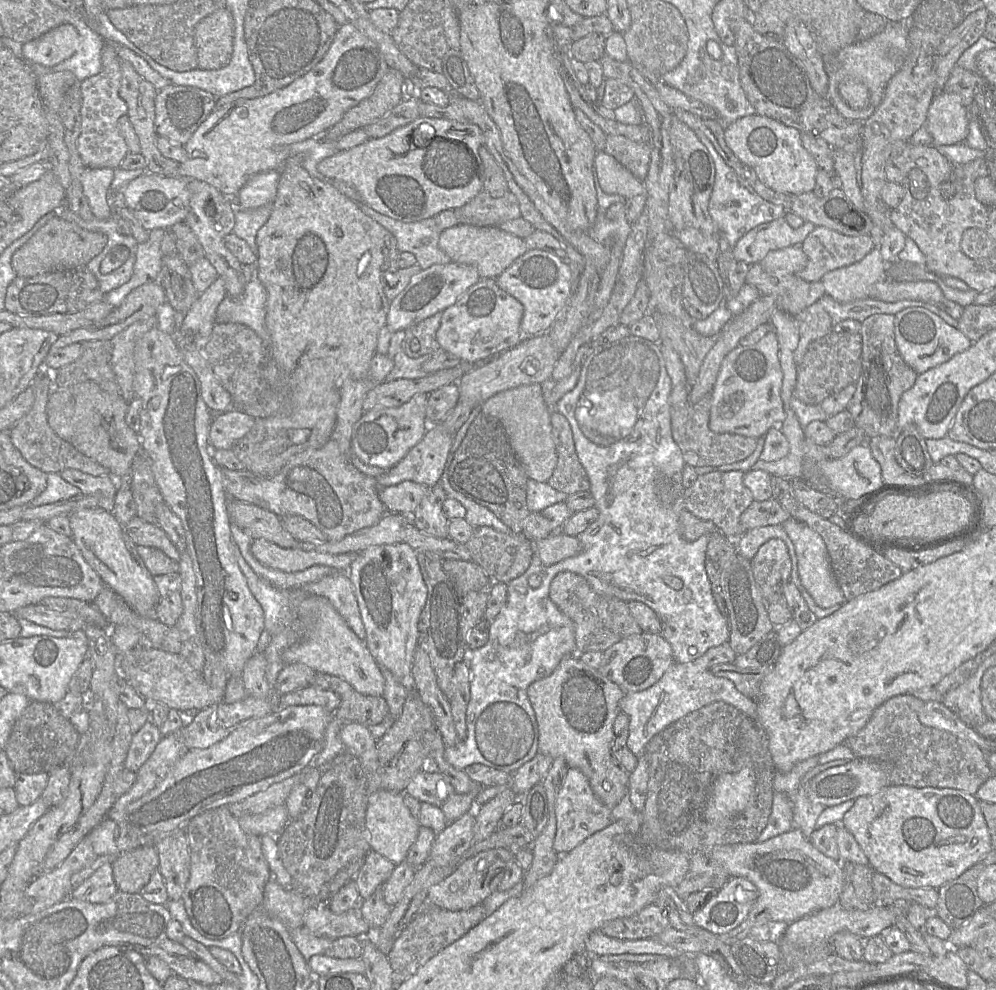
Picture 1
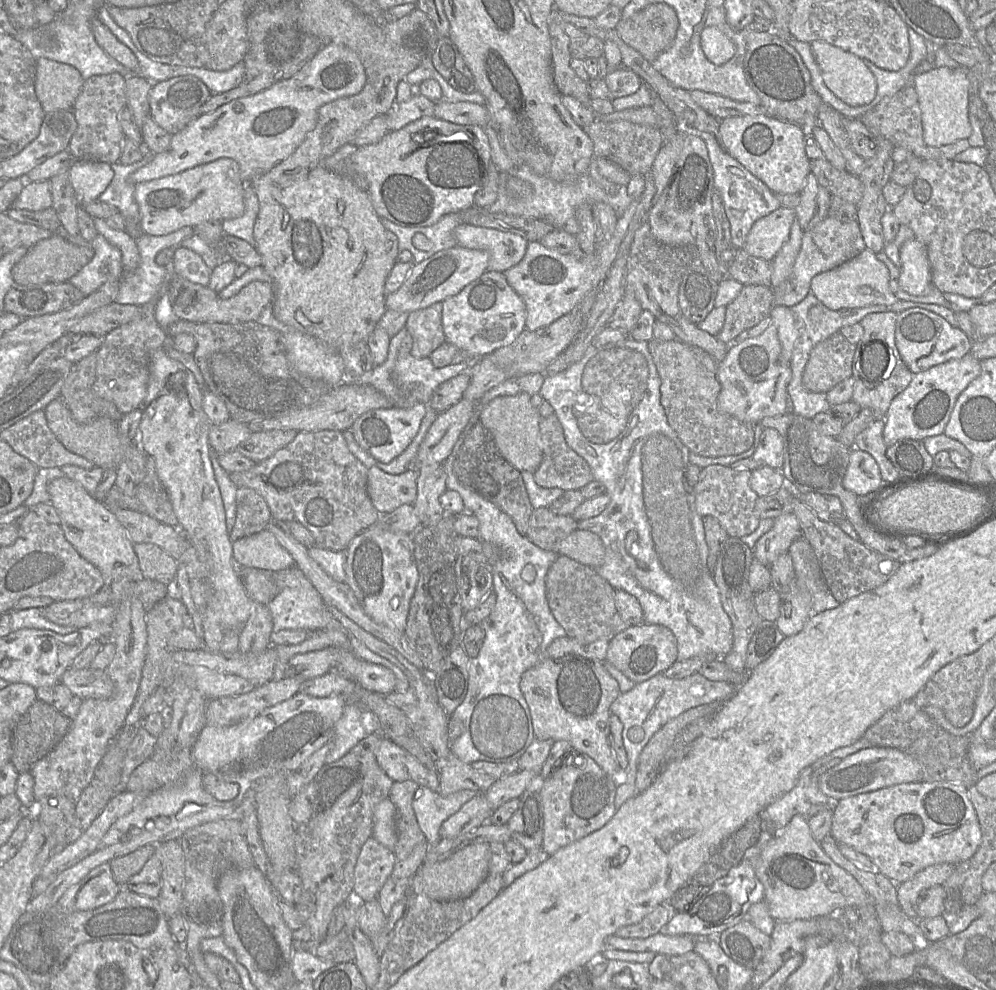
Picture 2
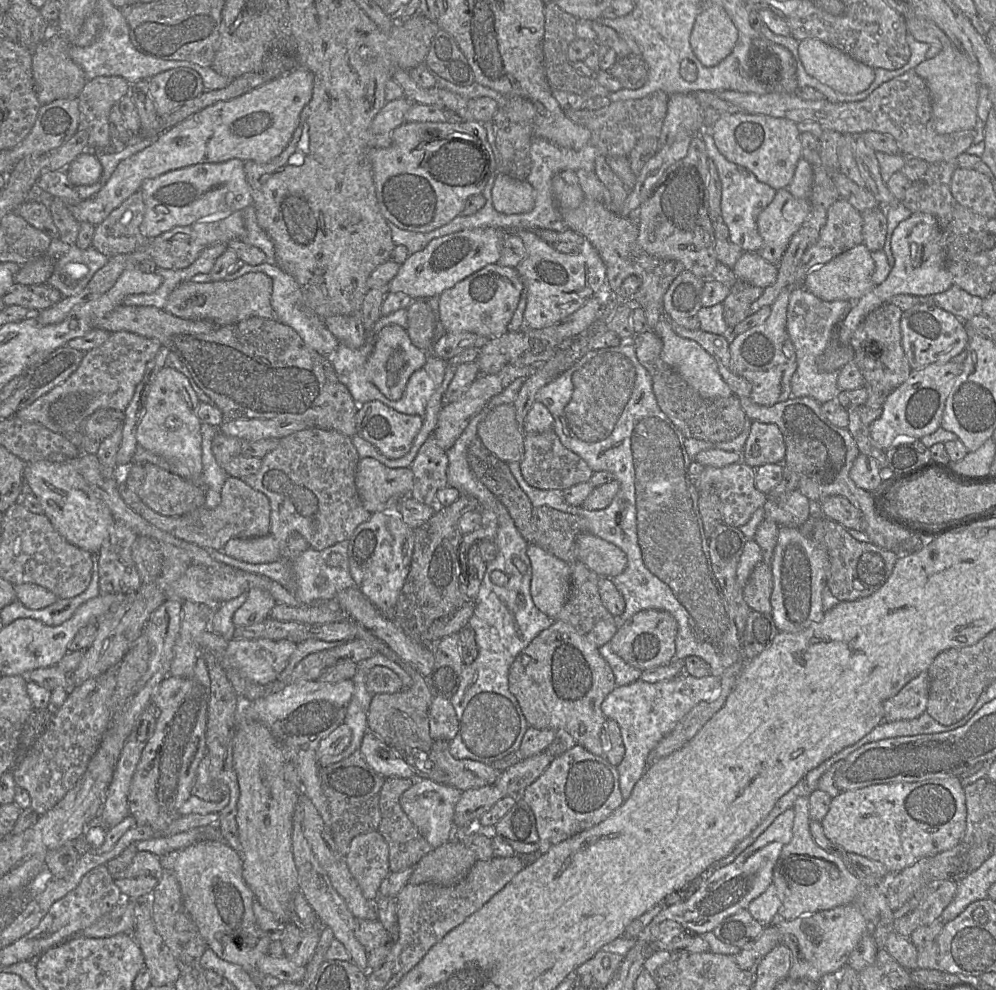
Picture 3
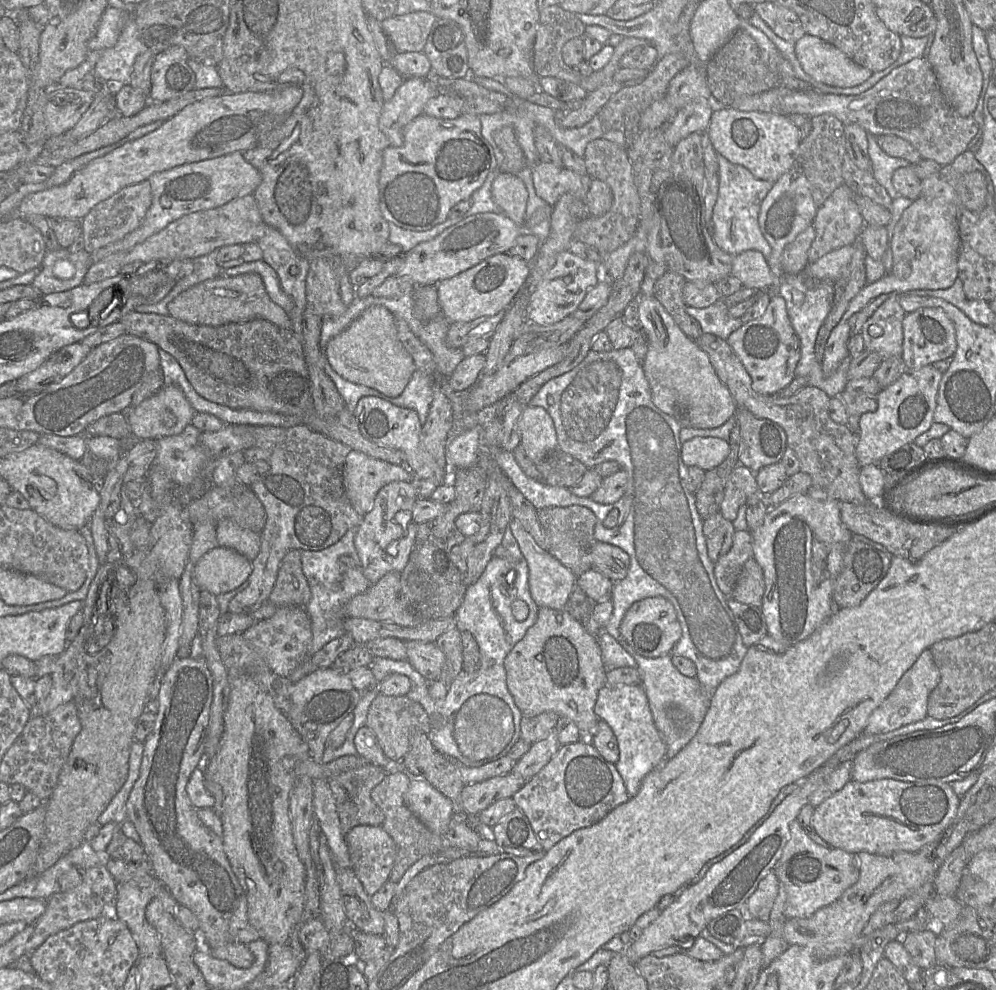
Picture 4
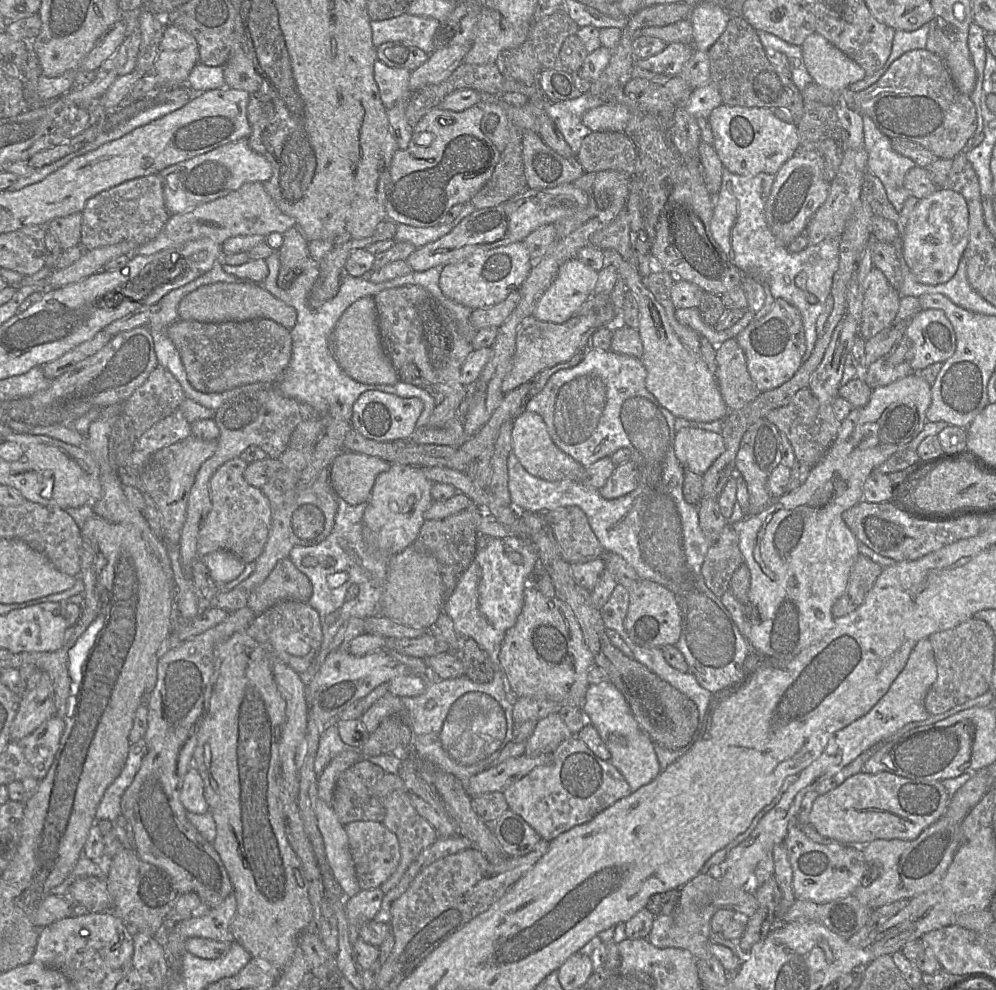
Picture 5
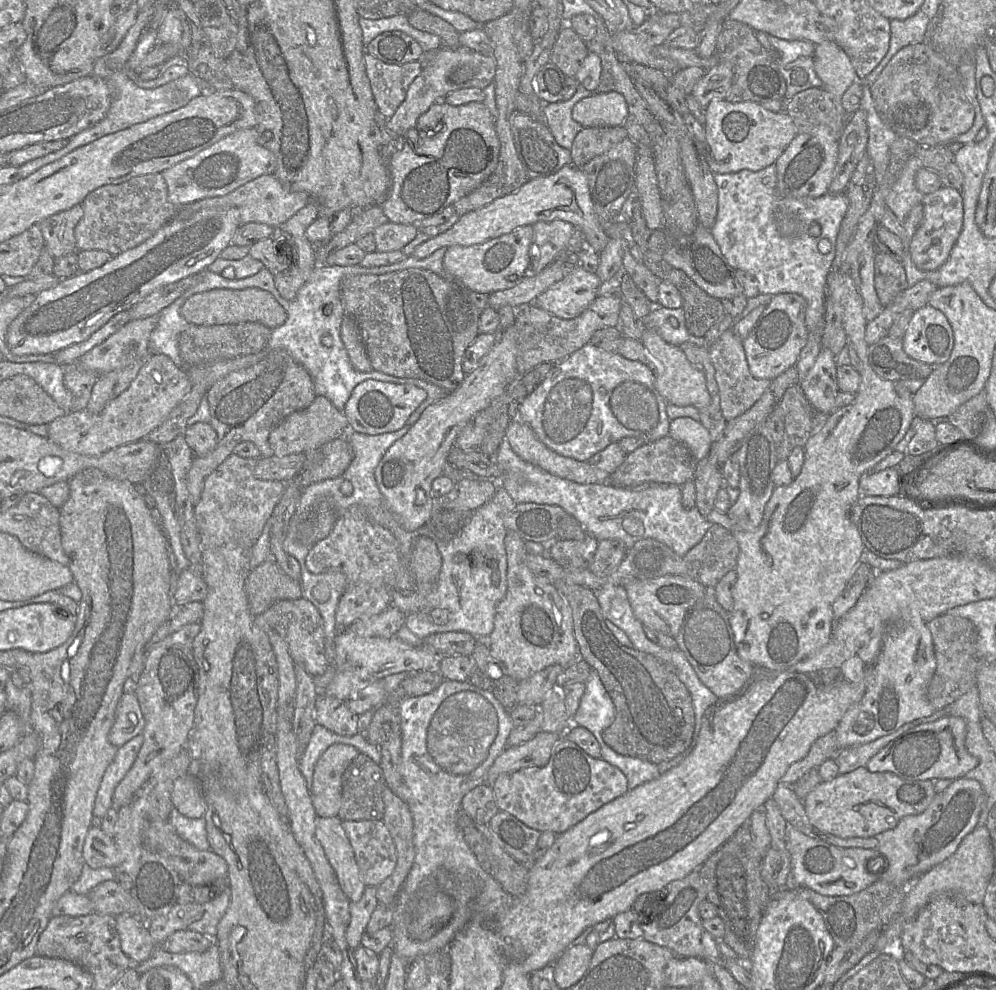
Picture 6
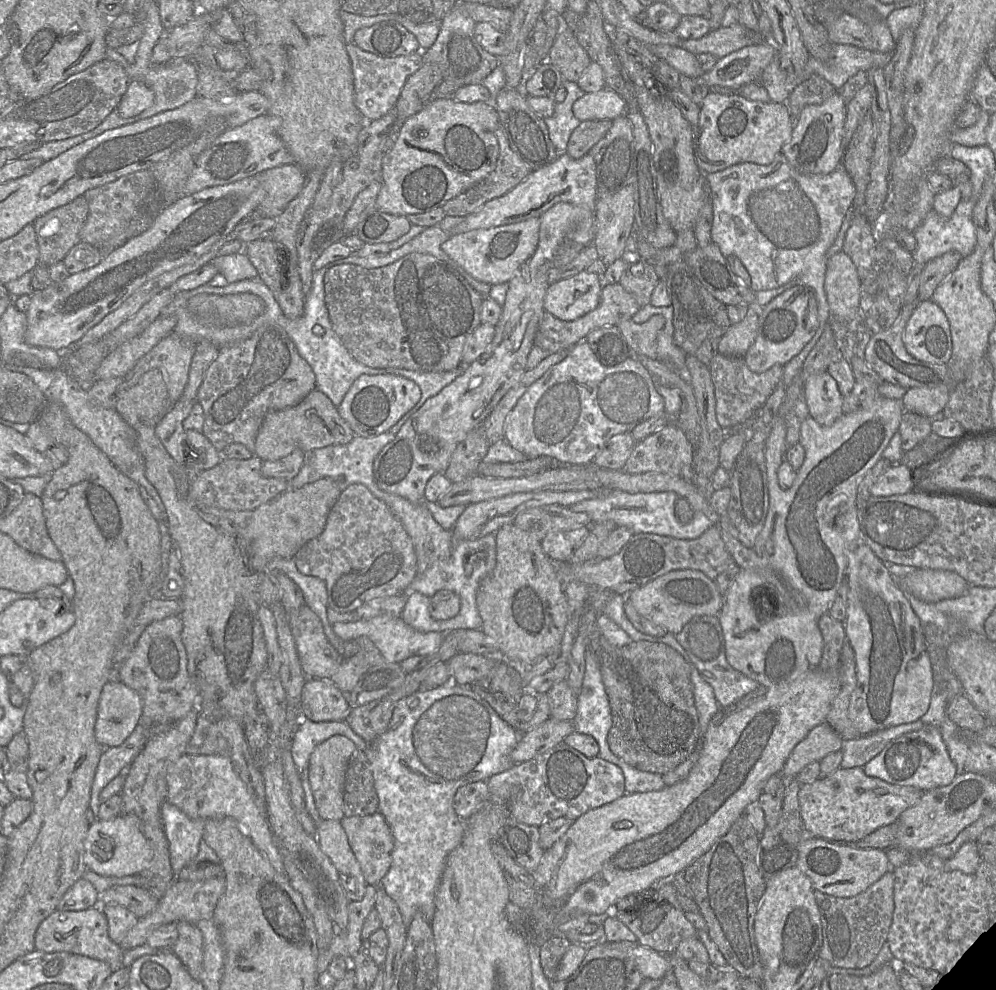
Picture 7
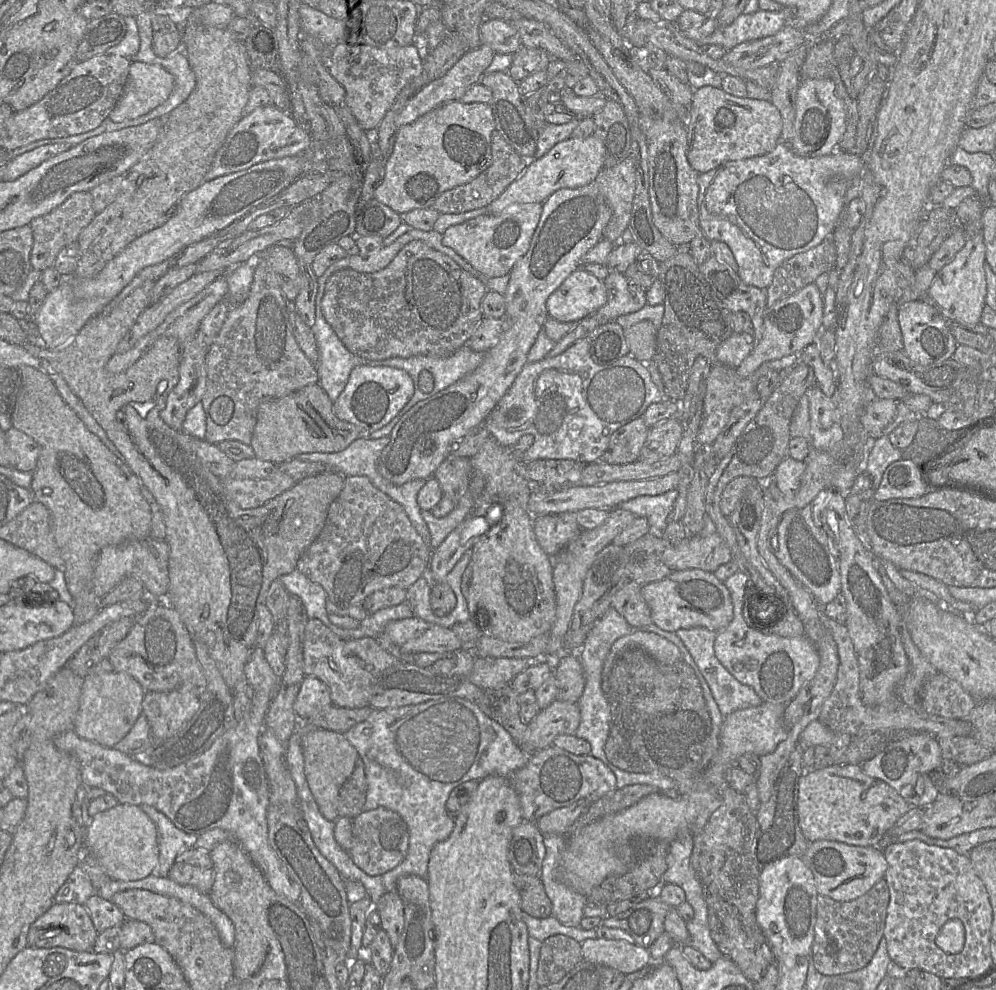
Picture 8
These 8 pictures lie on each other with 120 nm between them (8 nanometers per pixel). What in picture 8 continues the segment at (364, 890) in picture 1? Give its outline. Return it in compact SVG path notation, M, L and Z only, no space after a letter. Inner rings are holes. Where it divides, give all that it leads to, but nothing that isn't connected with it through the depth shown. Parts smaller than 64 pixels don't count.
M387 808L363 811L352 819L352 846L349 855L355 865L369 876L382 876L396 868L405 858L409 846L409 830L402 817Z

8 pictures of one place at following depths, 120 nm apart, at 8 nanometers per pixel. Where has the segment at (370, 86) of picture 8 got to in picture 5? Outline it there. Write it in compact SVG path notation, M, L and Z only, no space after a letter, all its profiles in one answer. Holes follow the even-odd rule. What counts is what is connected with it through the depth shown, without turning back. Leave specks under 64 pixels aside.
M379 60L374 63L374 79L386 109L408 99L410 76L411 72L407 69L391 68Z

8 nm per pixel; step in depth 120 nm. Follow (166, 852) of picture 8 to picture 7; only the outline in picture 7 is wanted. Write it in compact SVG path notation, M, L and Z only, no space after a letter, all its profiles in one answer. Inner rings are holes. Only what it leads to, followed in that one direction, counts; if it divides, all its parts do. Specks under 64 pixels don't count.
M168 802L161 806L161 819L169 845L170 864L176 878L199 851L206 821L191 819Z

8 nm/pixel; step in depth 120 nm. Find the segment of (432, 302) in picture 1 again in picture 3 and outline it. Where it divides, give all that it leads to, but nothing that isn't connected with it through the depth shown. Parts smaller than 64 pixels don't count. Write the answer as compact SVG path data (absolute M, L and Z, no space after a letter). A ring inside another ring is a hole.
M480 227L480 228L474 228L474 229L461 230L459 232L455 232L455 233L448 234L448 235L431 240L424 249L409 255L409 257L406 259L406 261L400 265L400 269L399 269L397 275L388 284L389 292L404 293L404 294L408 295L410 298L412 298L412 300L416 300L416 299L420 299L420 298L429 298L431 296L439 296L444 290L452 288L458 282L460 282L461 280L470 276L471 274L477 272L478 270L482 269L483 267L485 267L489 264L497 263L499 260L500 254L501 254L502 240L503 240L503 236L504 236L505 232L514 232L514 231L503 231L501 229L494 228L494 227Z

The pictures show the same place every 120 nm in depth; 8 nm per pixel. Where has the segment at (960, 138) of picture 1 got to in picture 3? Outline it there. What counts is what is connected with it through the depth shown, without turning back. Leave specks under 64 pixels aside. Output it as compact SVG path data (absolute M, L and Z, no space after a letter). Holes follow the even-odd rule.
M952 45L943 47L934 58L926 59L914 70L928 87L935 130L940 134L974 130L978 116L977 105L980 87L978 68L975 63Z

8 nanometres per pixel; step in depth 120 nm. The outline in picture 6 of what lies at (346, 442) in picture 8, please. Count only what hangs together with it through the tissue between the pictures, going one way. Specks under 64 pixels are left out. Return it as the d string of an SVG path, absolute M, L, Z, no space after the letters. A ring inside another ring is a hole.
M317 395L307 408L293 412L272 430L269 435L269 444L277 457L311 453L322 445L345 436L348 431L350 431L349 422L344 413L337 409L329 399Z

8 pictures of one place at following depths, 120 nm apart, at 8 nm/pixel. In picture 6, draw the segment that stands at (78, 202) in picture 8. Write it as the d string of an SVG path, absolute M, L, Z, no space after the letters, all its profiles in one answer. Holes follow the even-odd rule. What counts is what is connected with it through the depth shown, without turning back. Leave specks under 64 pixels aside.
M82 204L53 214L38 224L44 239L44 249L55 258L77 251L75 228L84 214Z

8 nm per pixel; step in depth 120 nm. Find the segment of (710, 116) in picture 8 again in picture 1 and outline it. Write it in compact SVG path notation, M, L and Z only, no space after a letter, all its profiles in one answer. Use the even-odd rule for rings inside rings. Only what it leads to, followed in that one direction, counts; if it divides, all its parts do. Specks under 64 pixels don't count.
M760 114L743 116L724 128L726 145L741 162L754 169L763 184L775 191L793 194L813 191L819 169L804 148L801 135L800 130Z

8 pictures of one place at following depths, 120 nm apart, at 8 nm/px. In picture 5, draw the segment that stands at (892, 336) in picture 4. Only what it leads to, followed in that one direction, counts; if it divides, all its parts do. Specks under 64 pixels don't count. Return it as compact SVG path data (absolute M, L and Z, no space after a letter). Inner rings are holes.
M875 266L864 281L864 299L859 335L869 340L888 327L899 310L901 295Z

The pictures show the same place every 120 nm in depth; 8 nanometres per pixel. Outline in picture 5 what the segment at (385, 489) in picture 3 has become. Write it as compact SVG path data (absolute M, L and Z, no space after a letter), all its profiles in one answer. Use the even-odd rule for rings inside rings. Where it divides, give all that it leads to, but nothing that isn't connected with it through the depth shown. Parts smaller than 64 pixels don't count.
M345 450L331 464L331 485L351 505L368 502L377 476L390 467L391 463L379 457Z

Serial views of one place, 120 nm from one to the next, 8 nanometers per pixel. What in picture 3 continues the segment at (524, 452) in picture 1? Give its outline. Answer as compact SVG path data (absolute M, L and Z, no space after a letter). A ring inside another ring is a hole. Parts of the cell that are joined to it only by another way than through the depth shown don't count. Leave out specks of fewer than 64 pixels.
M513 404L494 408L478 425L477 435L484 446L500 460L520 462L524 456L523 428L516 421Z

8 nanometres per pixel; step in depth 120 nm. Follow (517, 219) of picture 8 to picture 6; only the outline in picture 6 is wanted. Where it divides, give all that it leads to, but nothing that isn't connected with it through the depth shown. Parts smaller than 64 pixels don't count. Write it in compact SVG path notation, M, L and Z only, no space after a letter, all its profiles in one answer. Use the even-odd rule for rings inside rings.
M520 226L510 233L472 246L451 246L446 249L443 266L468 289L484 294L514 287L528 274L532 259L533 226Z

